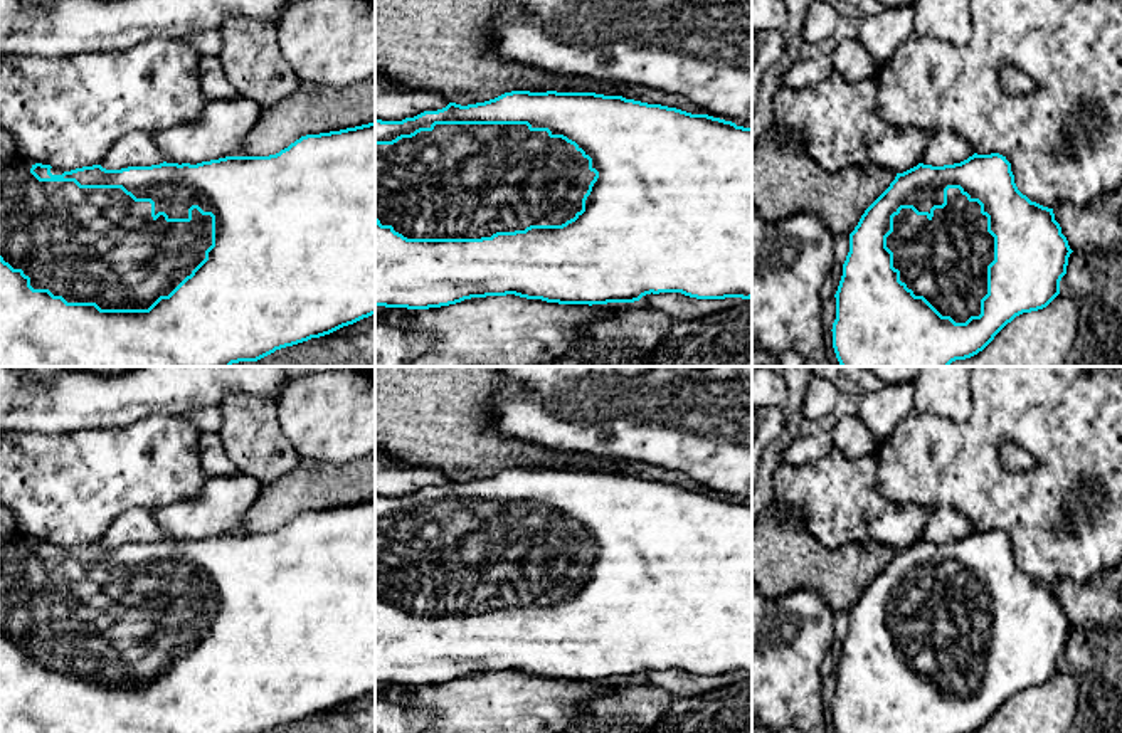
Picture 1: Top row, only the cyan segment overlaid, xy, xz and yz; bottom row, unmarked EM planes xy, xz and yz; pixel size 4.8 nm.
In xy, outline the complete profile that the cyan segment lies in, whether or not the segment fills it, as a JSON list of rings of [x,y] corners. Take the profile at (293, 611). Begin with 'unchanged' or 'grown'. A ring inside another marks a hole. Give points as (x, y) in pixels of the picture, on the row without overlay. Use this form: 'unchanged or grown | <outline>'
grown | [[[375,498],[306,511],[269,533],[71,548],[22,536],[0,545],[0,733],[267,733],[375,691]]]

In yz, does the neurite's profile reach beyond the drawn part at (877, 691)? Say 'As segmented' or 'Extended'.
Extended

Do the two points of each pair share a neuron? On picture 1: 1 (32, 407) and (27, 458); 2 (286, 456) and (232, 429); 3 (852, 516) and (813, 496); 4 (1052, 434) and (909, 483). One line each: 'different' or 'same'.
1: different
2: same
3: same
4: same

